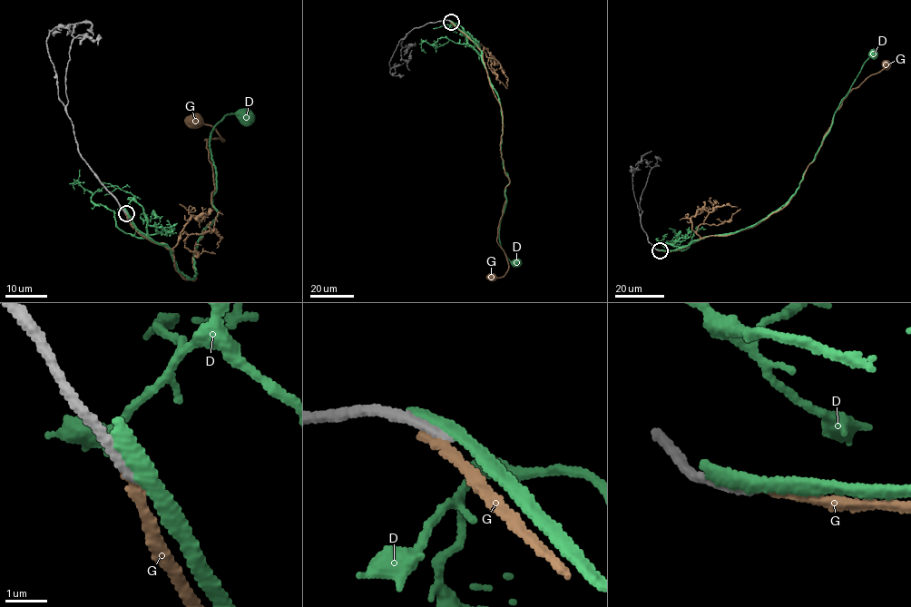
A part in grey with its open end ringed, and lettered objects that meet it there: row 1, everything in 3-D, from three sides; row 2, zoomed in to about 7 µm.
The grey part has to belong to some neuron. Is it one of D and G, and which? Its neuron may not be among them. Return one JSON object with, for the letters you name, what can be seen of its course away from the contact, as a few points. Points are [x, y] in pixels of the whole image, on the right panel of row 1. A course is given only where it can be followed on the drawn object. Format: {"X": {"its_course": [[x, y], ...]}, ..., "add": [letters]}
{"add": []}

